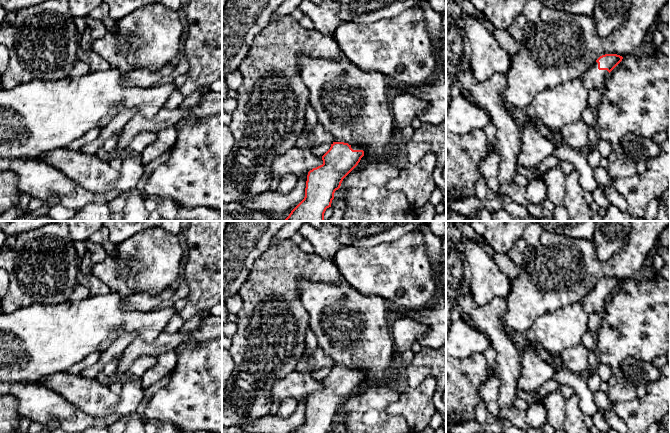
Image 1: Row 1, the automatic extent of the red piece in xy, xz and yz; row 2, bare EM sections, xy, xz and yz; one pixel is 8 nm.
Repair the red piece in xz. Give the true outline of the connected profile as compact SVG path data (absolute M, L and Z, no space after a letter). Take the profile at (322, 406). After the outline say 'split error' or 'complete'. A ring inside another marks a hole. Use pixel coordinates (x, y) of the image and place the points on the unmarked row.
M333 366L322 380L323 388L308 396L305 421L294 433L327 433L343 403L358 389L364 375L361 370Z | split error

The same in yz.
M605 278L583 298L581 304L588 313L604 314L604 306L610 296L622 285L623 281L617 278Z | split error

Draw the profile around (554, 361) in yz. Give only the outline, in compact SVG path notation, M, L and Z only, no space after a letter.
M536 344L532 350L546 363L551 365L556 371L563 369L563 363L559 356L551 356L542 346Z

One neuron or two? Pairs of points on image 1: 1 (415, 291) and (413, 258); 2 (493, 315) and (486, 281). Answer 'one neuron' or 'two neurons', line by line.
1: one neuron
2: two neurons

